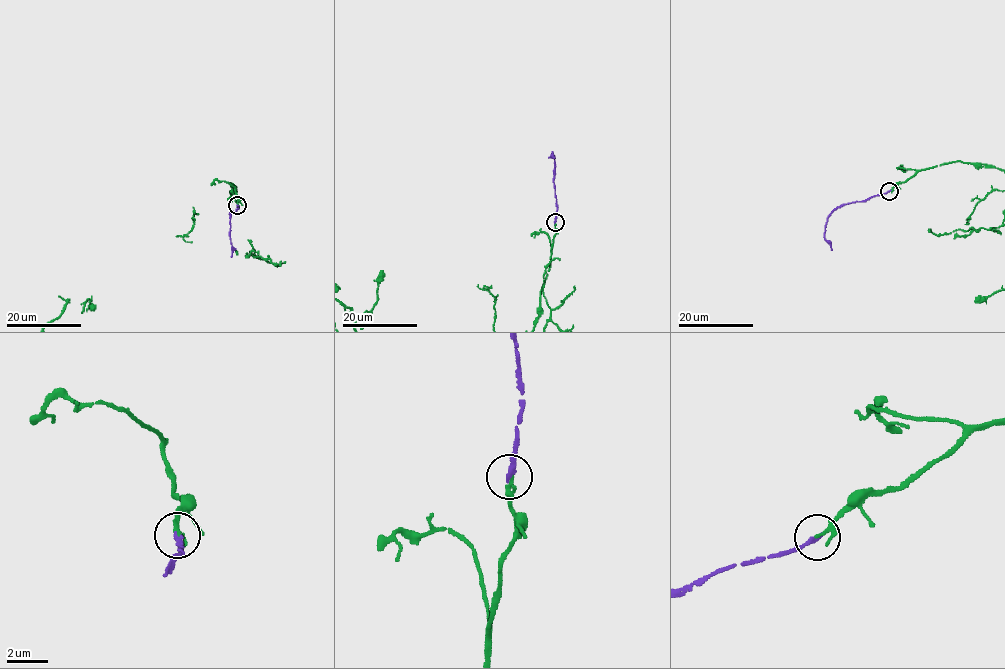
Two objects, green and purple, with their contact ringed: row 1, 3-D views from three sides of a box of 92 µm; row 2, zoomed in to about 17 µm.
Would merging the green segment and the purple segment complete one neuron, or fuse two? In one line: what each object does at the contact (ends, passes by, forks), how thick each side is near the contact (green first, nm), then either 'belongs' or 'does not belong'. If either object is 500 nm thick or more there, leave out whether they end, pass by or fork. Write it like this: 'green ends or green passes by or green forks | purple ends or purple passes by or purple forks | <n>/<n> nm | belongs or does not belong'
green passes by | purple ends | 120/200 nm | belongs

